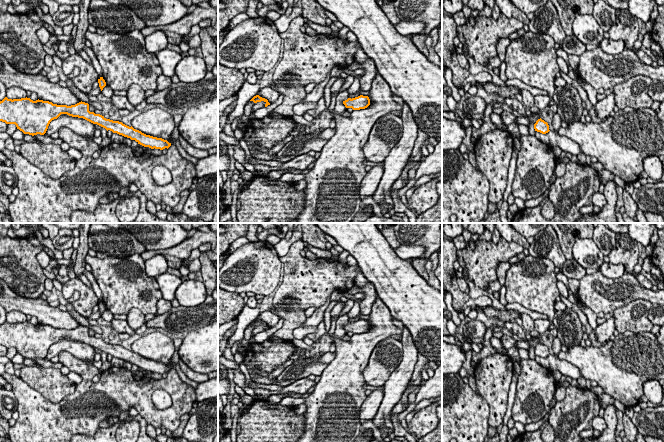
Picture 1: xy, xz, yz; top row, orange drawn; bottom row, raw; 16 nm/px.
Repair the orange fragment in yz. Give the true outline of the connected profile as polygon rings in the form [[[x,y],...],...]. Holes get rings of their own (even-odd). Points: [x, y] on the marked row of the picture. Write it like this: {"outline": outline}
{"outline": [[[541,118],[538,119],[534,124],[534,129],[535,131],[540,132],[542,134],[546,134],[550,131],[548,123],[542,120]]]}

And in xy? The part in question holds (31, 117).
{"outline": [[[30,98],[8,99],[0,101],[0,121],[6,124],[15,124],[17,129],[24,134],[44,135],[50,122],[57,119],[61,114],[83,118],[93,124],[97,124],[107,131],[117,133],[124,137],[135,140],[138,144],[151,149],[169,148],[171,143],[162,138],[146,135],[139,130],[129,127],[122,122],[106,119],[100,114],[89,111],[89,104],[79,102],[75,105],[57,105],[49,101]]]}

